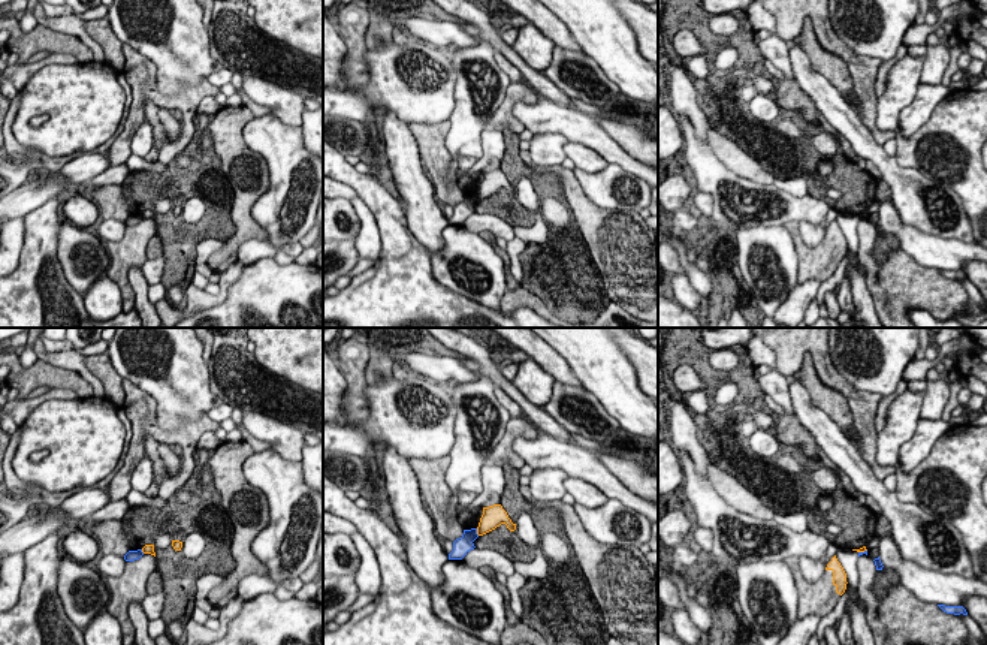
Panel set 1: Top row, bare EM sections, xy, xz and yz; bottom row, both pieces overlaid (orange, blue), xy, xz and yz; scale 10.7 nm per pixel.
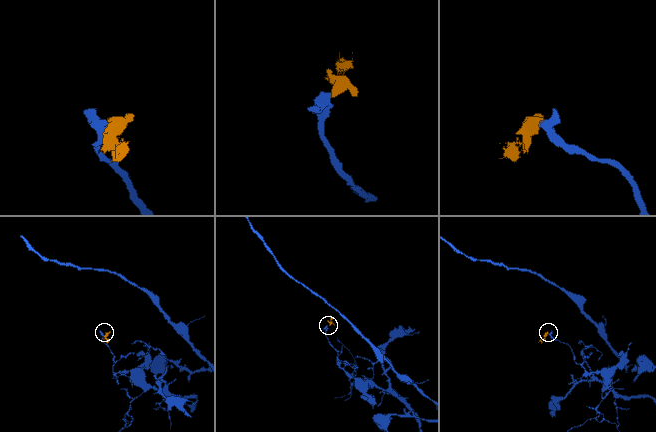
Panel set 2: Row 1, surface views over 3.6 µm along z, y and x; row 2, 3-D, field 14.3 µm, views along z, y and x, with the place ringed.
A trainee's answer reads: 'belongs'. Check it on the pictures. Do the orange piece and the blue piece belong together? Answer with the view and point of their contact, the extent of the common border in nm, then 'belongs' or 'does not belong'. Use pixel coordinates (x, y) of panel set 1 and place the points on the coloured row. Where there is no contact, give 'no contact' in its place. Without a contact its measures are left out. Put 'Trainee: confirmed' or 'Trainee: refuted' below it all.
contact xz (477, 532); length 90 nm; does not belong
Trainee: refuted

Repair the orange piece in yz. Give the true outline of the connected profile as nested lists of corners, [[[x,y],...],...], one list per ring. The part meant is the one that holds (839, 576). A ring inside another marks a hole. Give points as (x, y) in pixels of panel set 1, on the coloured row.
[[[836,555],[827,564],[824,575],[817,582],[808,582],[791,558],[785,560],[790,566],[799,591],[797,618],[808,615],[825,617],[837,605],[846,590],[846,573]]]

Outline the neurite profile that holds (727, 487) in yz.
[[[712,462],[707,465],[707,479],[718,495],[737,512],[758,519],[773,519],[775,512],[770,507],[745,488],[734,476]]]

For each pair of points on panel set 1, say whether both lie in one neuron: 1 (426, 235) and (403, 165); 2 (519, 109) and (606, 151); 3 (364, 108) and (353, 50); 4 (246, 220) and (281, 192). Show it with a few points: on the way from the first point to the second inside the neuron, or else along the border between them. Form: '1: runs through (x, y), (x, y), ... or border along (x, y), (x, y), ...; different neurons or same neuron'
1: runs through (423, 217), (416, 189), (411, 183); same neuron
2: runs through (540, 117), (569, 121), (585, 130); same neuron
3: border along (368, 50), (364, 63), (370, 78), (362, 86); different neurons
4: border along (268, 183), (251, 207), (266, 240); different neurons

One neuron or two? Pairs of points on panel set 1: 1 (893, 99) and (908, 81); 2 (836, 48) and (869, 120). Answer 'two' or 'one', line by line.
1: one
2: one

